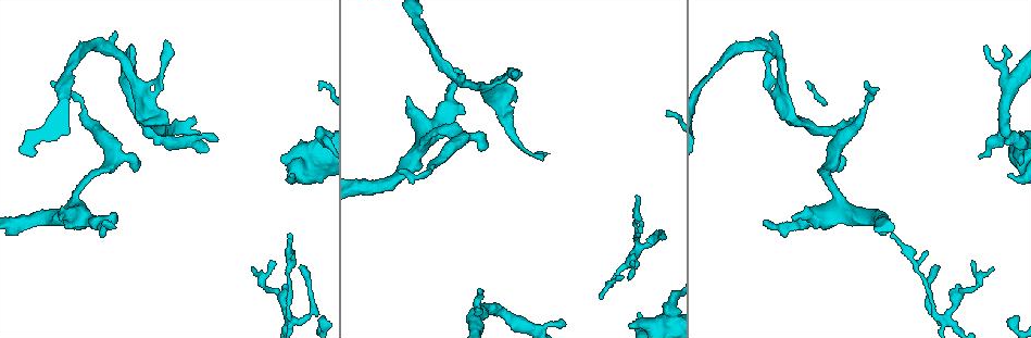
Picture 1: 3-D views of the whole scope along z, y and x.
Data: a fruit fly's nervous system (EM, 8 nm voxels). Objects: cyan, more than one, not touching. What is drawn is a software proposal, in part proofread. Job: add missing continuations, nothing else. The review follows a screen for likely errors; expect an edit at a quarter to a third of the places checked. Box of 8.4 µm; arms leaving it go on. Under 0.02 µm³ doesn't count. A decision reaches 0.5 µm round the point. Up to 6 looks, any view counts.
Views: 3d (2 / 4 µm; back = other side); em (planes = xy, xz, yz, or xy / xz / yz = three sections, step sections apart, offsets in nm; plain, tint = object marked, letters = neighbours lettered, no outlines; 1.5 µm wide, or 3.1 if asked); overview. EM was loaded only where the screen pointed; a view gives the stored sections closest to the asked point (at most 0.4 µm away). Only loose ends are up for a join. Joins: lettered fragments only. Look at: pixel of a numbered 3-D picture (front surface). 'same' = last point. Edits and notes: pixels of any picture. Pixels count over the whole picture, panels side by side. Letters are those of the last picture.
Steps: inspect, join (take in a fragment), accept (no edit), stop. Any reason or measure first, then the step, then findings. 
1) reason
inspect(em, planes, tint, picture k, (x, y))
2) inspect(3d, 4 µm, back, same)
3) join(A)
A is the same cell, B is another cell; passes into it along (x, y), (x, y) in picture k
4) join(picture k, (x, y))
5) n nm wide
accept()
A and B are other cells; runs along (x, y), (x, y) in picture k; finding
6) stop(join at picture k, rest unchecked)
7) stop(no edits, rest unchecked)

tapers out
inspect(em, xz, step 4, plain, picture 1, (544, 153))

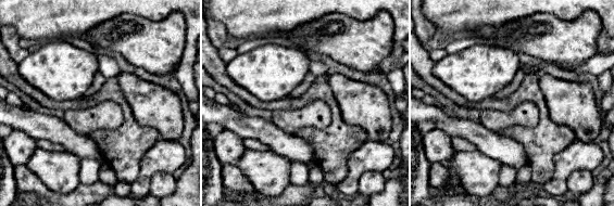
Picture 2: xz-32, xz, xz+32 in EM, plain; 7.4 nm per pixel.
see the neighbours
inspect(em, xz, step 4, letters, same)

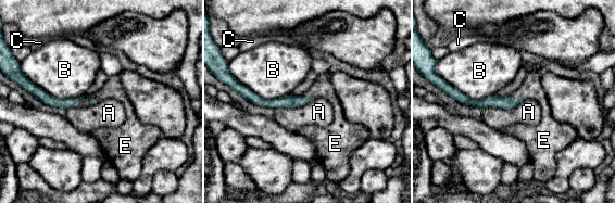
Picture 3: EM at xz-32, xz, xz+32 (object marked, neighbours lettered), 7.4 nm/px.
join(E)
E is the same cell, A, B and C are other cells; passes into it along (290, 101), (305, 98), (322, 88) in picture 3; it goes on there

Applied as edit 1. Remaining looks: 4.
inspect(overview)

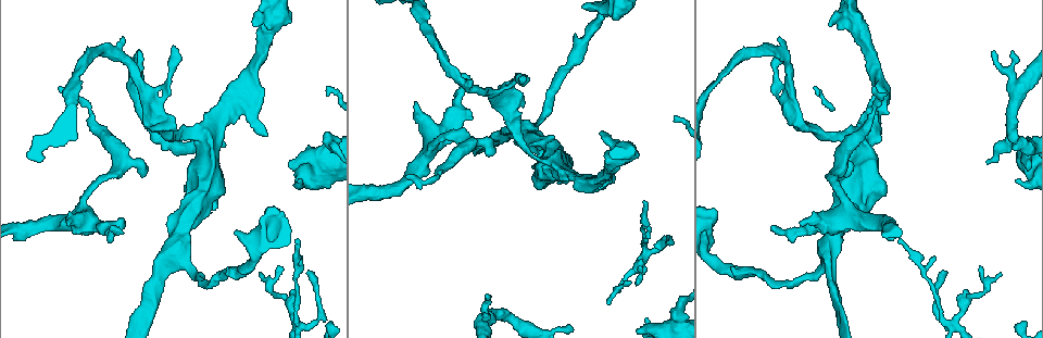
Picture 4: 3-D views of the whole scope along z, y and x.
free end
inspect(em, yz, step 8, tint, picture 4, (113, 225))

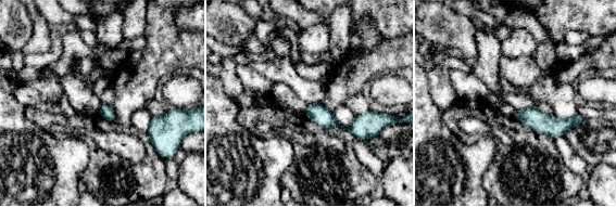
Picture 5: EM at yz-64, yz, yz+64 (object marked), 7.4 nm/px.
inspect(em, yz, step 8, letters, same)

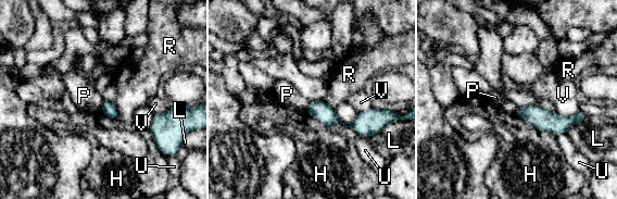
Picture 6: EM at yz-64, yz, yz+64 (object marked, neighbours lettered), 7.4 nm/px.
accept()
H, L, P, R, U and V are other cells; runs along (311, 108), (347, 125), (376, 112) in picture 6; none of them fits

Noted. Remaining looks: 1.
stop(join at picture 3, rest unchecked)

